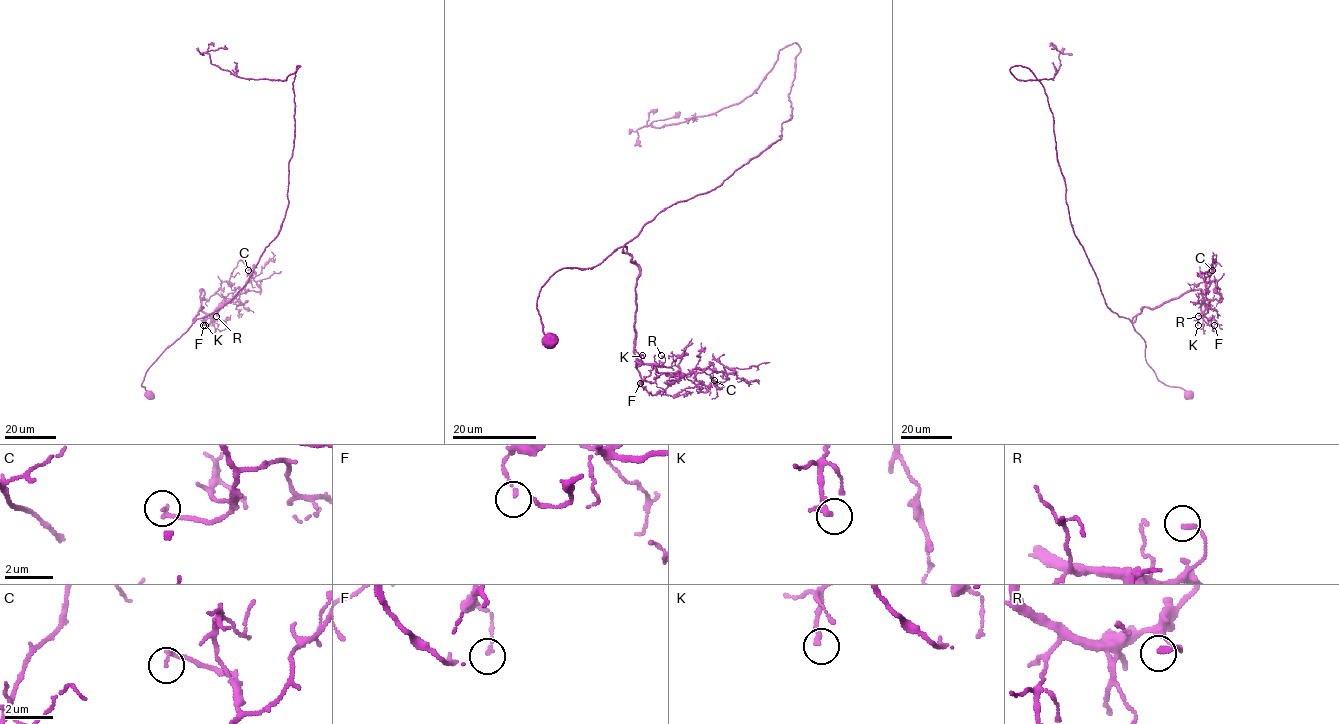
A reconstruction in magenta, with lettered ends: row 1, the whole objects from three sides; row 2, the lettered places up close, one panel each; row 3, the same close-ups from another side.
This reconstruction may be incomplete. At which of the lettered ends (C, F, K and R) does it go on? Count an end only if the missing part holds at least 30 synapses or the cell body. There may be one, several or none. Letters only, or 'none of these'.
none of these

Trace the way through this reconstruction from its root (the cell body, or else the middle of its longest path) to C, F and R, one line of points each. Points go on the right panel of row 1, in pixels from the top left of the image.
C: (1188, 395), (1157, 378), (1132, 323), (1143, 307), (1199, 289), (1204, 314), (1205, 278), (1212, 270)
F: (1188, 395), (1157, 378), (1132, 323), (1143, 307), (1156, 308), (1200, 289), (1202, 313), (1214, 325)
R: (1188, 395), (1157, 378), (1132, 323), (1143, 307), (1156, 308), (1200, 289), (1204, 314), (1198, 316)

